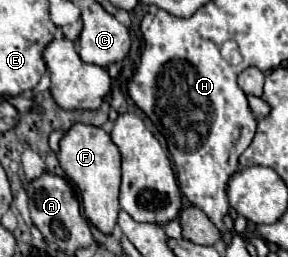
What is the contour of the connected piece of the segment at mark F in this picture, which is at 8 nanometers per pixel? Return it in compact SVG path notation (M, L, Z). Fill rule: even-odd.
M75 123L61 139L59 165L65 169L67 177L77 185L83 211L87 219L103 233L111 233L117 223L119 213L119 183L121 183L121 153L113 145L111 135L95 125Z

